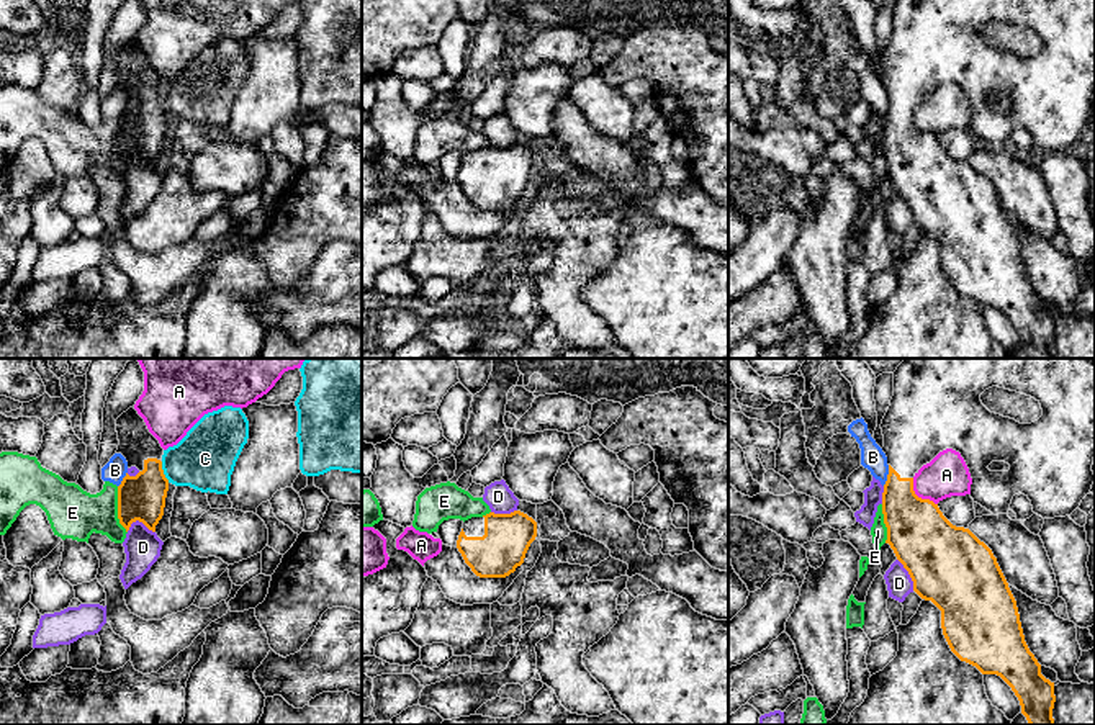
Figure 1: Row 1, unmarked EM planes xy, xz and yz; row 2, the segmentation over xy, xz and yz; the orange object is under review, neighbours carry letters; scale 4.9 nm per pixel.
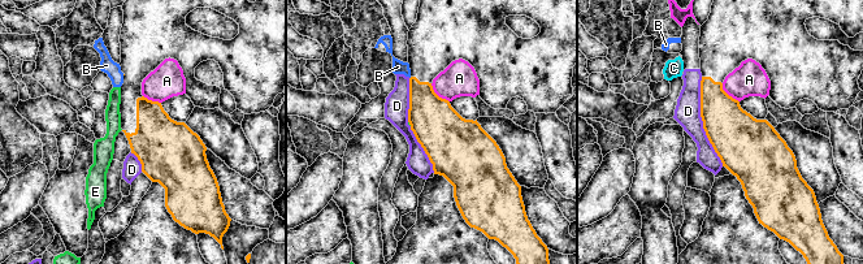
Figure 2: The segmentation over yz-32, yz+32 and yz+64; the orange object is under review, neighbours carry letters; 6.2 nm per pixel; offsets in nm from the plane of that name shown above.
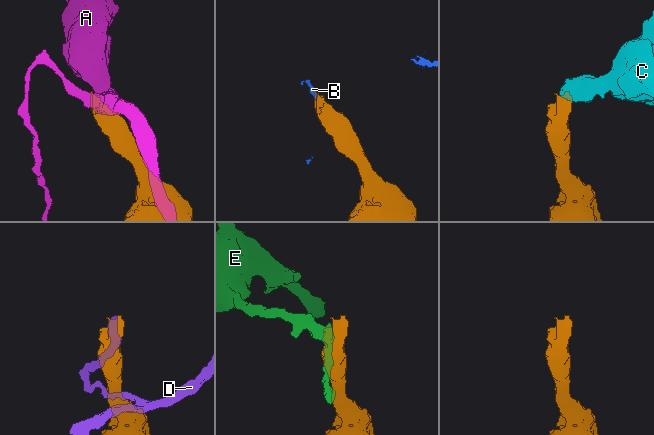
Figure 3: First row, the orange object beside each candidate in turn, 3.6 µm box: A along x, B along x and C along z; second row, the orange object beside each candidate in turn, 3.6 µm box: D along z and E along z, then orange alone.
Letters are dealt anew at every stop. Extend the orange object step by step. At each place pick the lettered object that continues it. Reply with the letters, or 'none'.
none

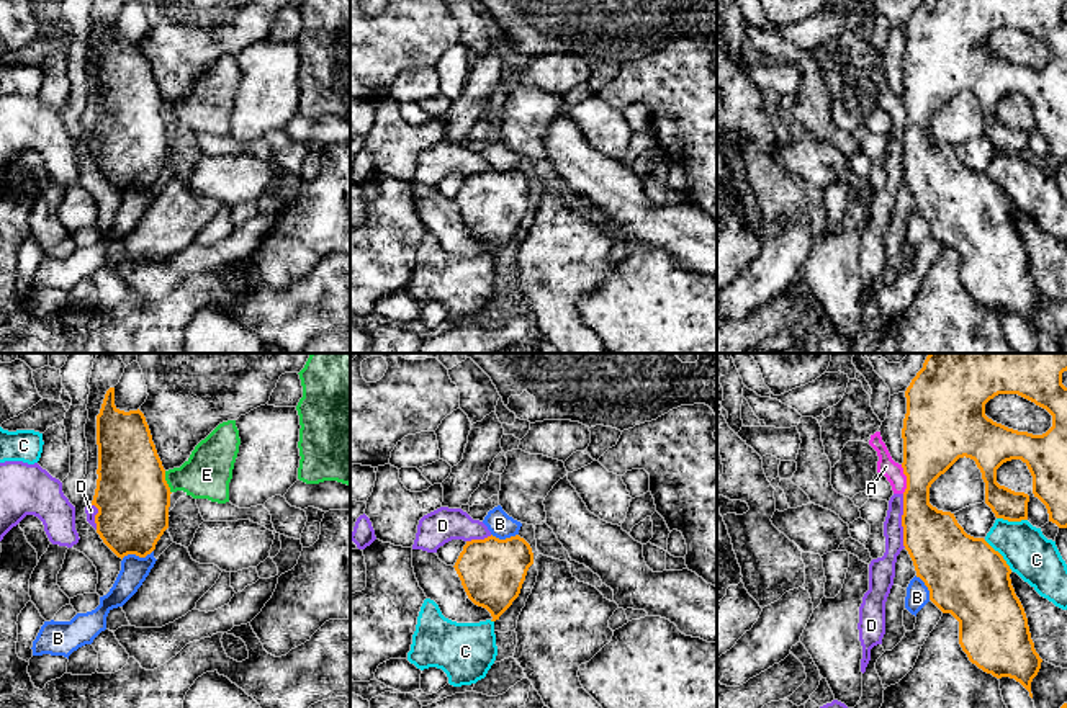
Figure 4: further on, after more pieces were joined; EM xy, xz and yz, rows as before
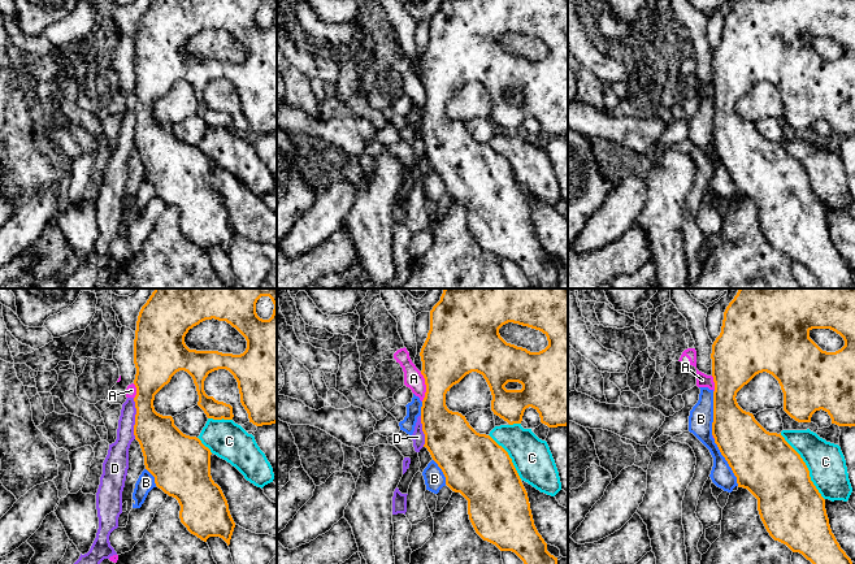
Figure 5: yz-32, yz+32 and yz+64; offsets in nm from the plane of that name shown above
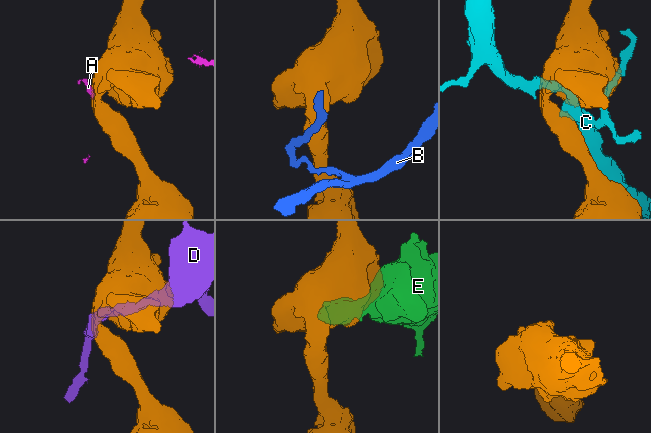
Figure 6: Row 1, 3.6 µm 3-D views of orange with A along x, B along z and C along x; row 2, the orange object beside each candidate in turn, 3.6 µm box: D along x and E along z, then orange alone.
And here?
none

